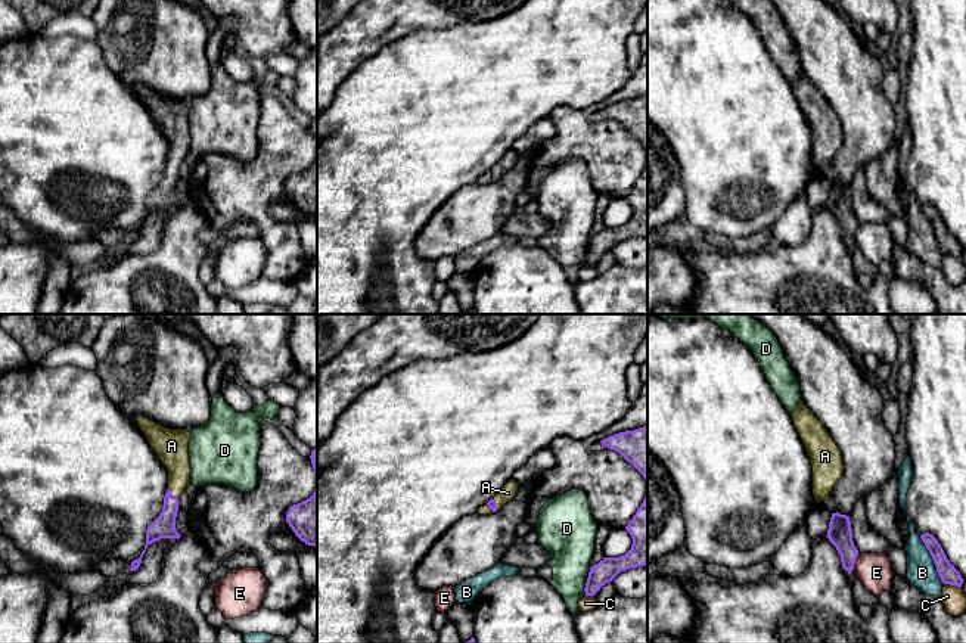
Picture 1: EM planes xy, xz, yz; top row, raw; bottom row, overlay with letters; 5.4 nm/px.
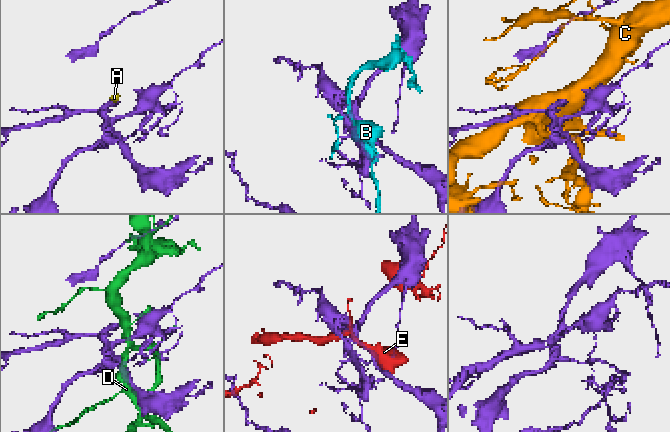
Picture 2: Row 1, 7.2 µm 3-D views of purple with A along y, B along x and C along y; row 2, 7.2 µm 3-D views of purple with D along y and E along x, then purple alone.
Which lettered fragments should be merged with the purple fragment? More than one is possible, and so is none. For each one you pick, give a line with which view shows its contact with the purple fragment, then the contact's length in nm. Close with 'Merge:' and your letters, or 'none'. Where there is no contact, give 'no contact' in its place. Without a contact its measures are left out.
A: contact in xy; length 90 nm
Merge: A

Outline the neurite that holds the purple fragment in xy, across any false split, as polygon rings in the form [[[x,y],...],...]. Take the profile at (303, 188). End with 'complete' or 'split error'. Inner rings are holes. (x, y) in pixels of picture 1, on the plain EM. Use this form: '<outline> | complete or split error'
[[[317,155],[310,168],[289,177],[286,192],[301,211],[317,217]]] | complete

